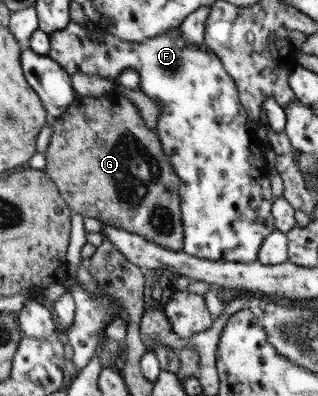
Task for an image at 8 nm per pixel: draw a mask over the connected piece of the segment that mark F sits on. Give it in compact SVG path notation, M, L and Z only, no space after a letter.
M71 21L66 24L64 28L51 32L49 37L50 50L47 55L52 58L52 60L55 60L66 71L68 76L75 73L82 73L88 74L88 76L100 76L100 78L118 81L122 70L128 70L129 68L130 70L134 70L139 76L140 82L138 90L142 90L146 96L152 98L152 100L158 104L160 117L158 117L158 125L156 125L155 131L160 138L160 142L162 142L164 154L170 158L179 178L179 205L181 210L181 226L184 231L183 251L196 258L213 261L256 262L259 257L259 248L263 245L264 239L276 230L275 219L272 216L272 206L275 198L272 196L271 183L268 181L272 167L266 162L264 150L266 145L256 136L255 131L246 129L246 122L248 122L247 113L240 103L239 93L236 89L236 85L234 85L234 80L228 77L228 73L226 73L222 61L204 43L191 44L191 42L186 42L185 38L181 36L179 28L171 28L168 32L159 34L159 36L155 36L144 42L127 42L113 34L107 33L106 30L102 30L100 26L91 21L87 24L78 24Z

